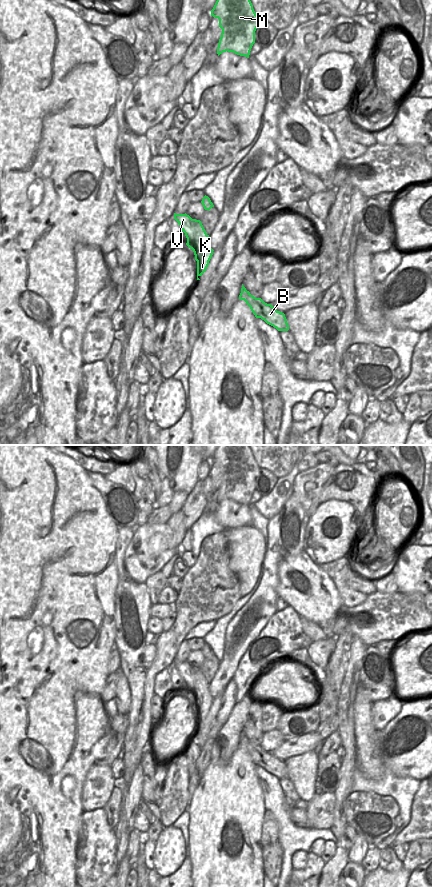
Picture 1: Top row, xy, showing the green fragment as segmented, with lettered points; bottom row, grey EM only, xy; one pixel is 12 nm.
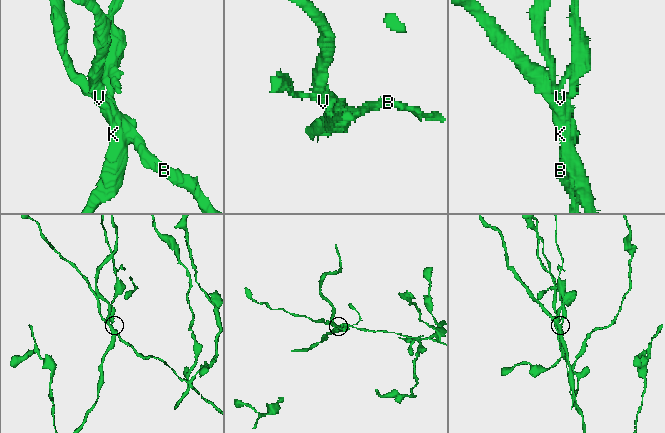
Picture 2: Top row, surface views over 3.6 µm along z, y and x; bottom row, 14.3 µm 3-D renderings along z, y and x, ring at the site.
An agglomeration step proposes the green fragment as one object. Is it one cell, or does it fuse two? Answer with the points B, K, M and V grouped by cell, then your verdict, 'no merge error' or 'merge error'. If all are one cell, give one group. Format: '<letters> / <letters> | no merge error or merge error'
B M V / K | merge error

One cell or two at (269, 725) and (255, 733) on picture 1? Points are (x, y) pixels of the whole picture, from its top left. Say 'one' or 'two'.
two

